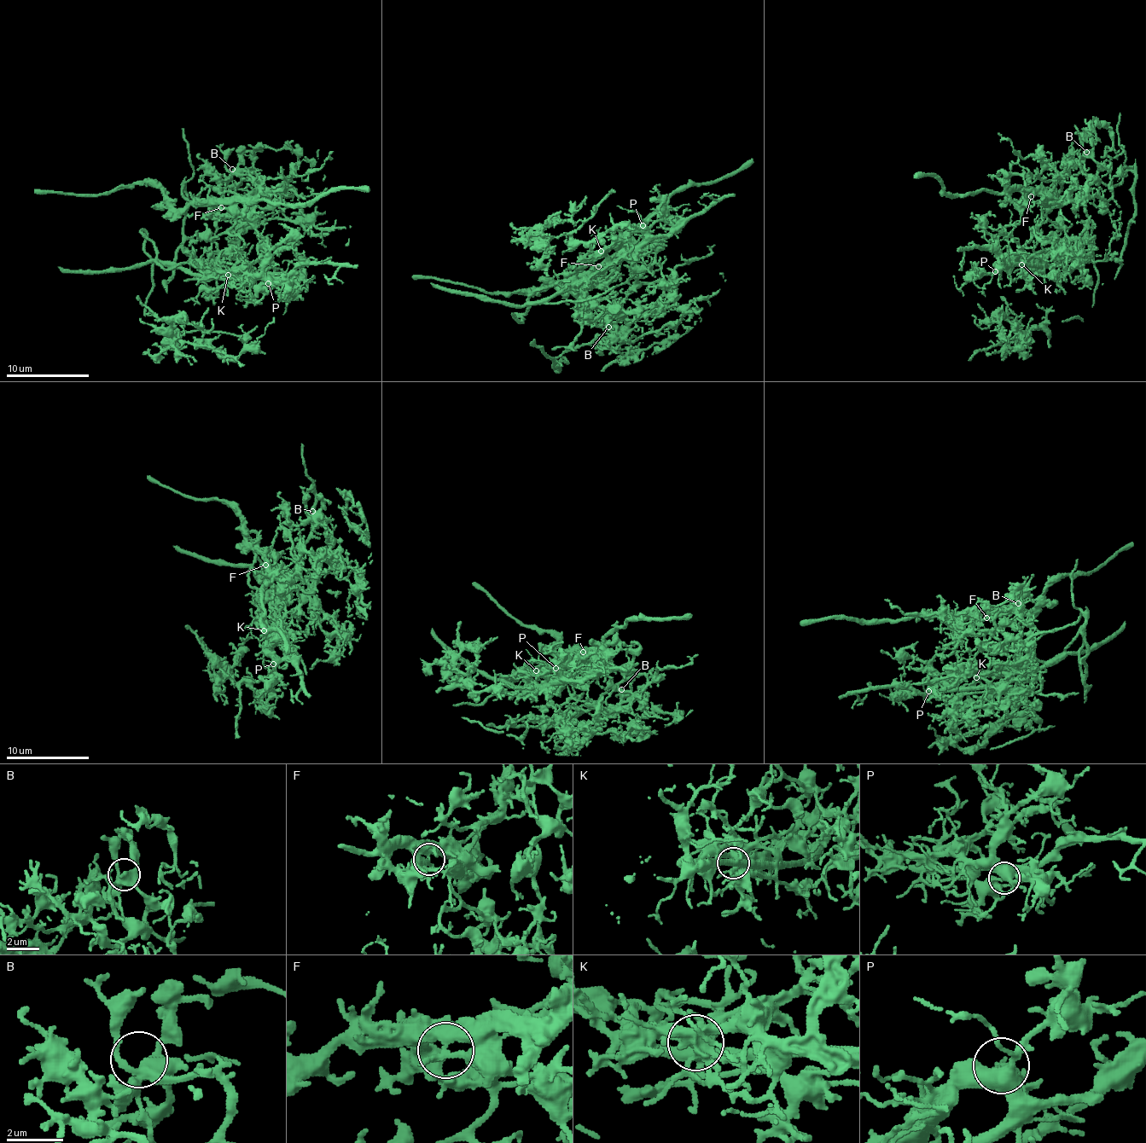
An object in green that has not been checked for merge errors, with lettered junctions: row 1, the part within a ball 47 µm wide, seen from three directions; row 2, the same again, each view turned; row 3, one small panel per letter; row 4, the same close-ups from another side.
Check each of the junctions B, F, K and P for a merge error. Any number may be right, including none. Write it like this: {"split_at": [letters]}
{"split_at": ["F", "K"]}

